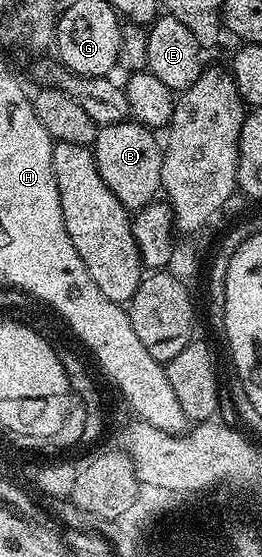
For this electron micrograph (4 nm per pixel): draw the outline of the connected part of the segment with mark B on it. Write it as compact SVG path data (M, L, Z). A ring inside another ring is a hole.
M127 118L118 124L104 124L97 129L97 136L92 145L94 161L100 178L120 198L128 210L137 210L146 204L155 203L162 187L163 145L153 131L142 124Z

